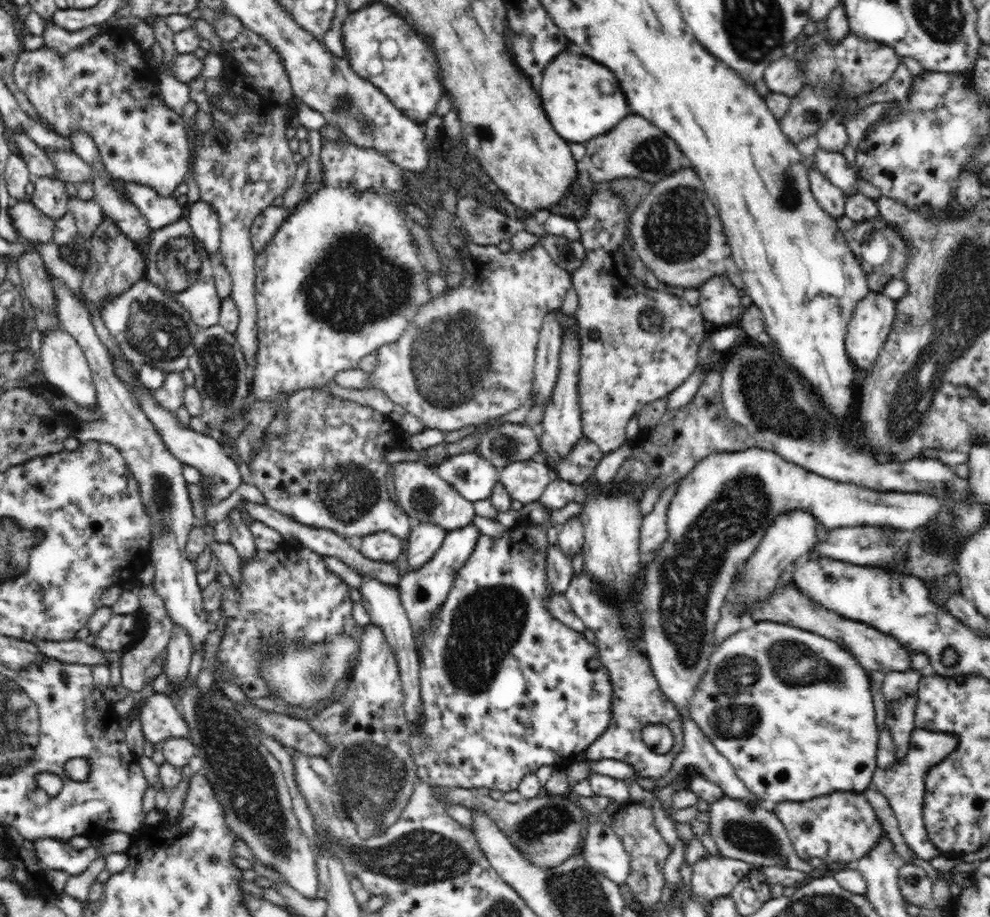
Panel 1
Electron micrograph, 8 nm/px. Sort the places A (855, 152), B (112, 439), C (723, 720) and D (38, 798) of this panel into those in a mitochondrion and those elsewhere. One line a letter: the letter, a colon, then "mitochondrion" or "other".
A: other
B: other
C: mitochondrion
D: other

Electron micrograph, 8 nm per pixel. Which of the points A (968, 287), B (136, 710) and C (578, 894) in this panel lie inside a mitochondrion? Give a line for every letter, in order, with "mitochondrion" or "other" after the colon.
A: mitochondrion
B: other
C: mitochondrion

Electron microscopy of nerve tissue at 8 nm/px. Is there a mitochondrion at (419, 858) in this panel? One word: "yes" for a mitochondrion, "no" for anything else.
yes

